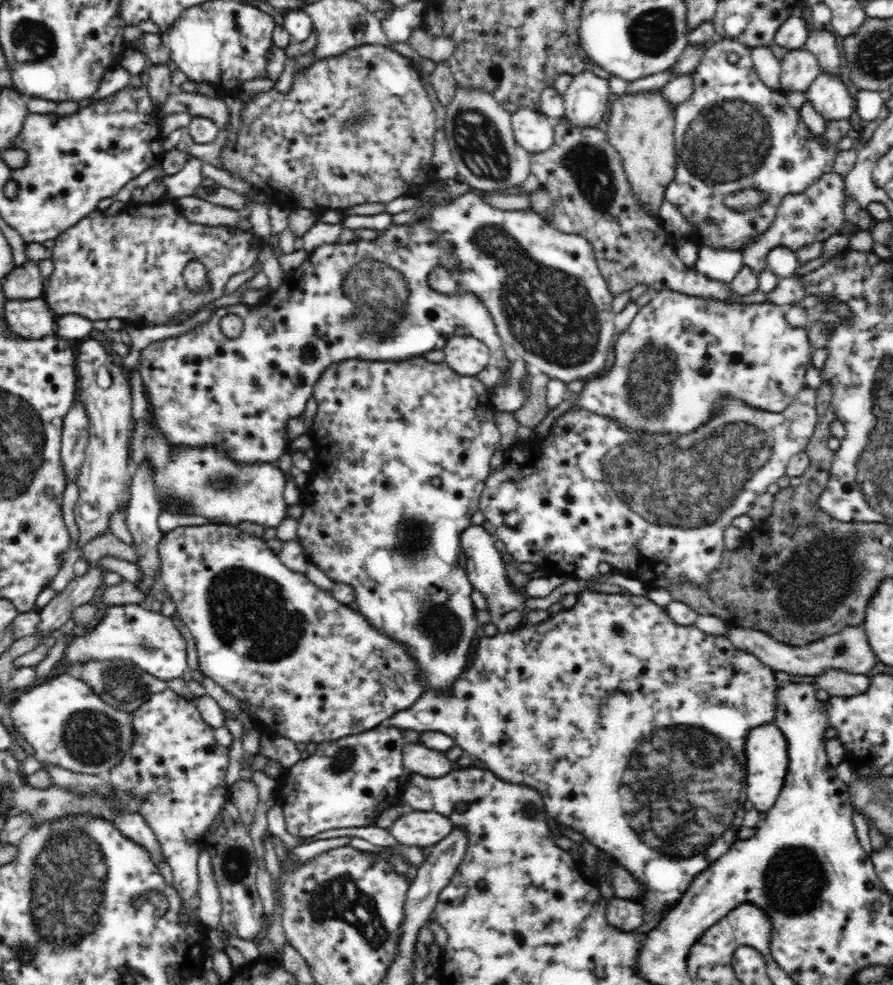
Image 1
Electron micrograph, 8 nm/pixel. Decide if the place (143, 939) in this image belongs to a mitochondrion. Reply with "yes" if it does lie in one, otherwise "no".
no

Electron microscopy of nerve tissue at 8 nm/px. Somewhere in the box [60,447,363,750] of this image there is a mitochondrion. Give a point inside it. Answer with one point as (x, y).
(250, 611)

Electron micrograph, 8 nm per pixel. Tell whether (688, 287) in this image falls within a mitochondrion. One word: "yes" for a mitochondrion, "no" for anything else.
no

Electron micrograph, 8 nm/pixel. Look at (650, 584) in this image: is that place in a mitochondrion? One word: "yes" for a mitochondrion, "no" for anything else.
no

